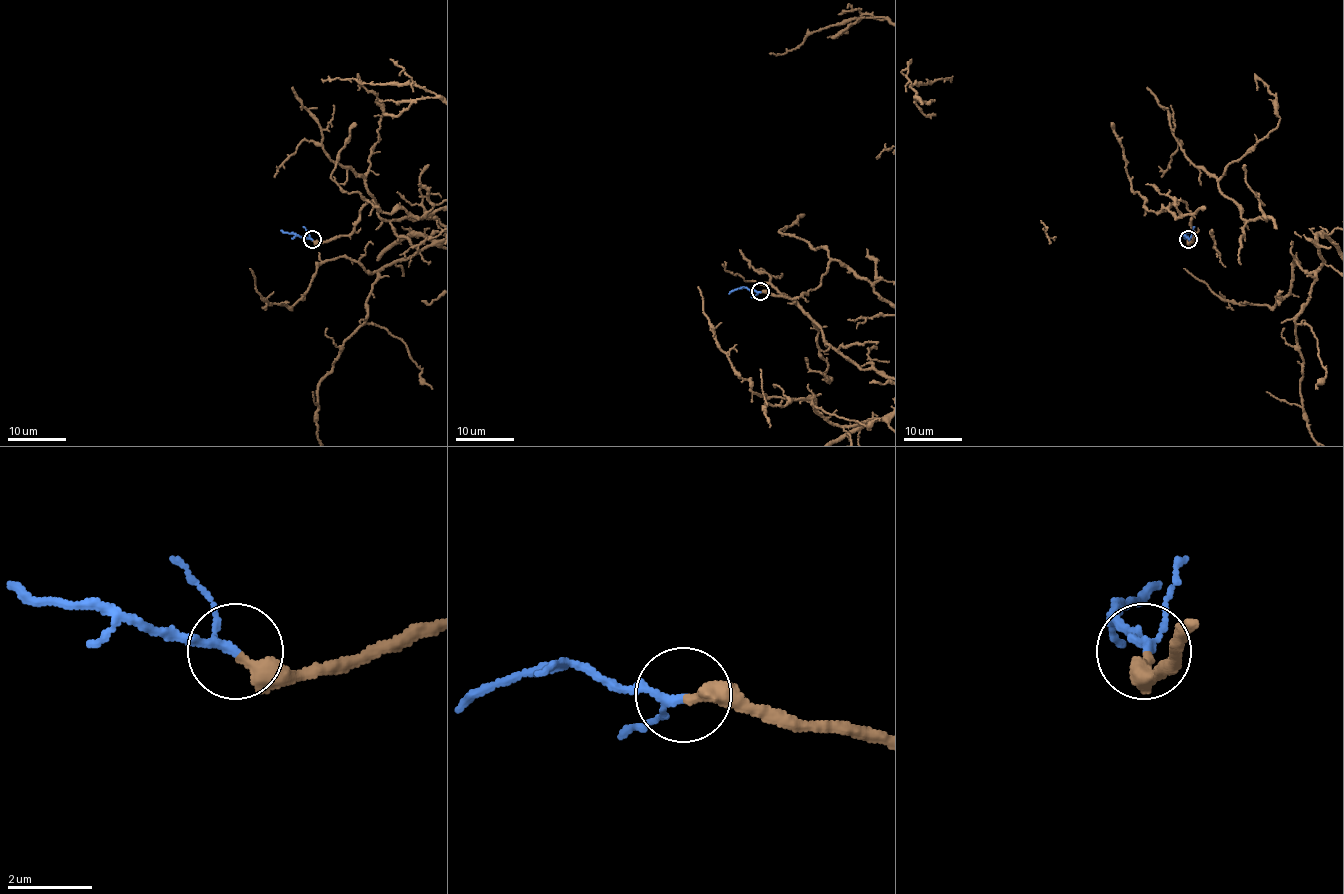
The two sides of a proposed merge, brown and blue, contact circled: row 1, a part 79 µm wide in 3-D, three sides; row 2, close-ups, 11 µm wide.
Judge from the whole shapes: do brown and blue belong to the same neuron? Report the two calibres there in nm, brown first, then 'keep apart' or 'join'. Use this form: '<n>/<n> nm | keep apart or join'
360/160 nm | join

